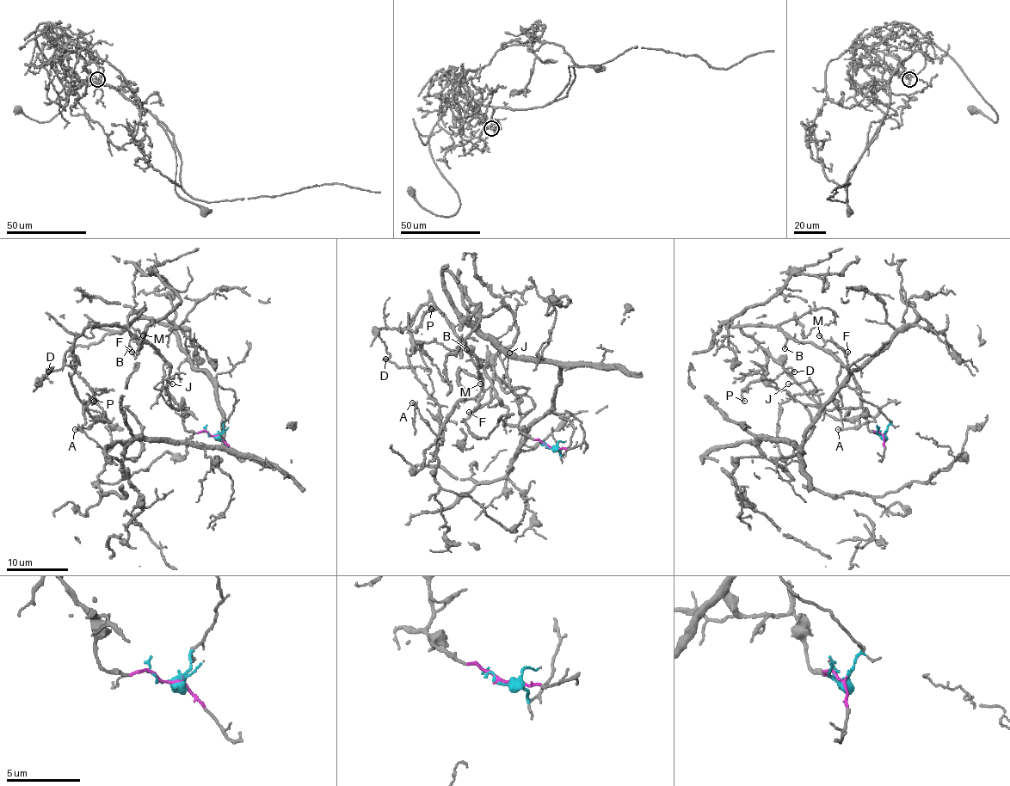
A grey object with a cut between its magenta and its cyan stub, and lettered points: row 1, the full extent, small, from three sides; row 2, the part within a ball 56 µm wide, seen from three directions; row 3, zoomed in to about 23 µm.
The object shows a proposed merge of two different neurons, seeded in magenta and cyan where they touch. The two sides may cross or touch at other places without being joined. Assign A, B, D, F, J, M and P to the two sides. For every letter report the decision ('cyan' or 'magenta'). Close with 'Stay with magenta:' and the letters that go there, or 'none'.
A: magenta
B: magenta
D: magenta
F: magenta
J: magenta
M: magenta
P: magenta
Stay with magenta: A, B, D, F, J, M, P

